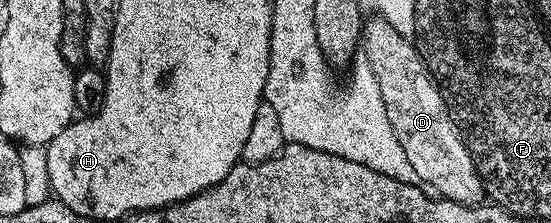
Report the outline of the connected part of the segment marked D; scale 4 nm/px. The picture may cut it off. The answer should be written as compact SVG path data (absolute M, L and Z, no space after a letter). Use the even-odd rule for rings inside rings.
M371 17L365 23L361 51L362 54L367 54L364 55L365 62L373 69L373 77L377 77L377 89L381 89L381 101L385 101L389 125L393 125L393 133L397 141L401 141L401 149L405 149L406 163L413 165L415 179L430 188L436 196L449 201L468 205L482 204L485 199L485 184L475 167L475 157L469 153L465 145L463 132L449 117L447 106L439 92L439 85L427 70L427 63L419 54L418 46L400 28L389 25L389 21Z

